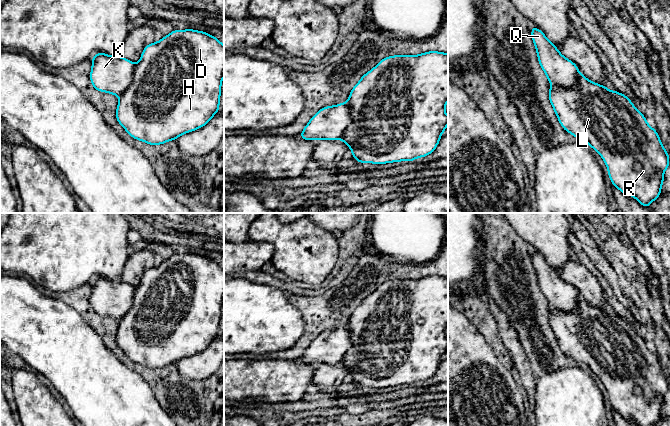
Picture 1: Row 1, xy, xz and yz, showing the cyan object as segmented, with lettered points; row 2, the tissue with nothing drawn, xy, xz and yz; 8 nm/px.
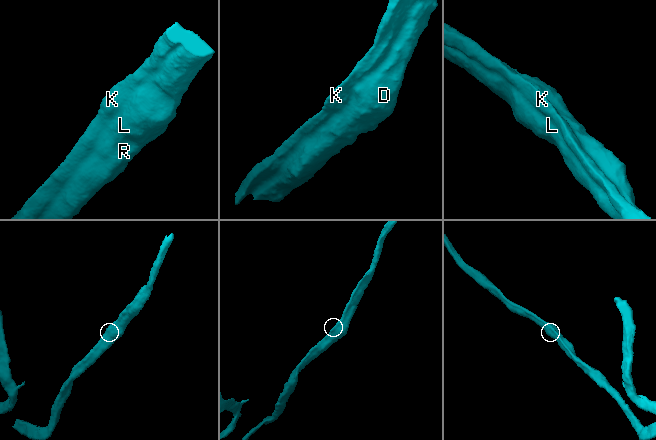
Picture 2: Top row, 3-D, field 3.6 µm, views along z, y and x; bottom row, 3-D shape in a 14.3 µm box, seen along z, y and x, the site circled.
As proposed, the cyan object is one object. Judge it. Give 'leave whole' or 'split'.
leave whole

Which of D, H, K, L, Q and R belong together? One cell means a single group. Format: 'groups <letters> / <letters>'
groups D H K L Q R

